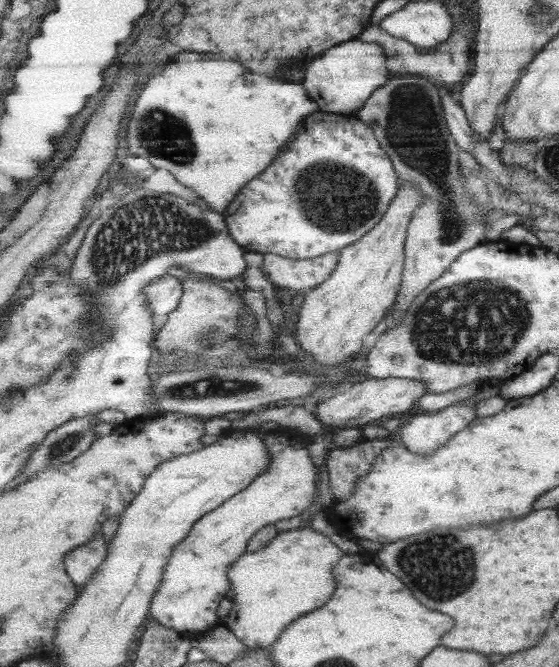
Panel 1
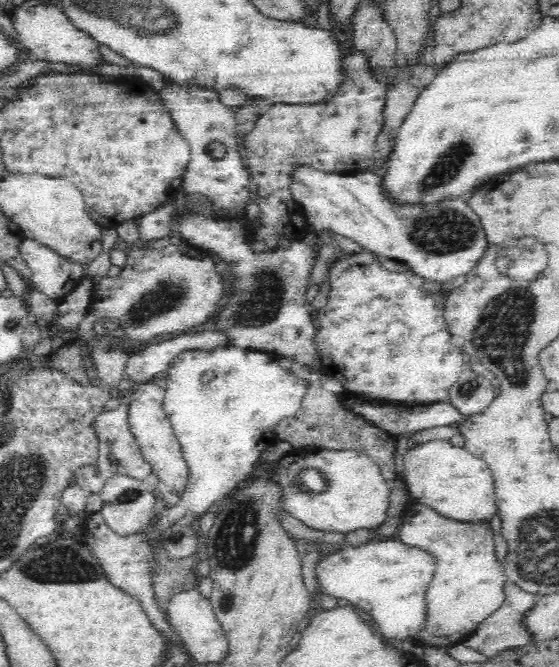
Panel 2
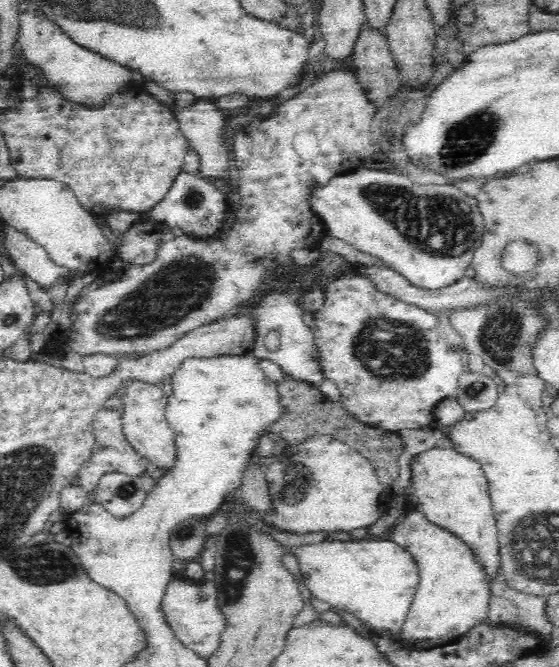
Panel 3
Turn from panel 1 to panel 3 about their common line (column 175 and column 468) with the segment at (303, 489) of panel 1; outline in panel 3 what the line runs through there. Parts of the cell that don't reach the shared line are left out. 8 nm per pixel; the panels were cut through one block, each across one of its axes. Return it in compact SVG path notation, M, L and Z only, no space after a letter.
M418 512L400 518L390 530L390 540L406 548L412 560L416 560L419 578L404 630L398 638L400 642L414 650L446 646L468 630L487 622L491 582L484 577L484 571L476 564L472 550L464 541L428 522Z

